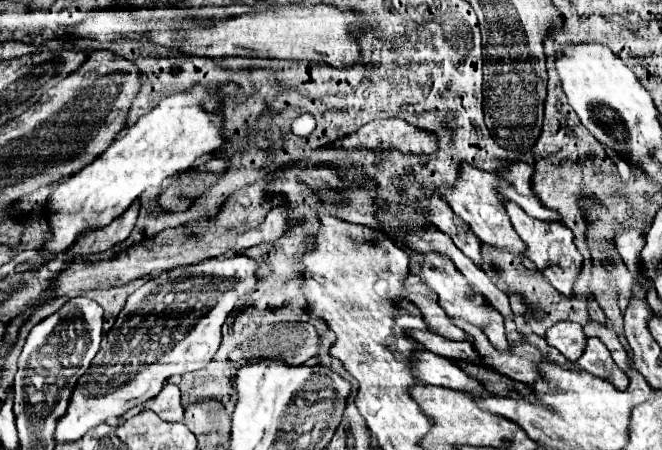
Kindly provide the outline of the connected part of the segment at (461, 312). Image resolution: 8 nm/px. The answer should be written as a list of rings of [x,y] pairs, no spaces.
[[[426,256],[426,264],[420,268],[420,280],[426,282],[438,294],[440,306],[446,310],[450,318],[462,318],[478,326],[496,350],[500,352],[510,350],[510,342],[506,338],[506,328],[504,328],[504,318],[492,306],[486,304],[484,296],[474,294],[472,286],[466,284],[466,280],[460,276],[460,272],[456,272],[456,268],[452,268],[452,264],[448,264],[448,260],[444,260],[442,256]]]

